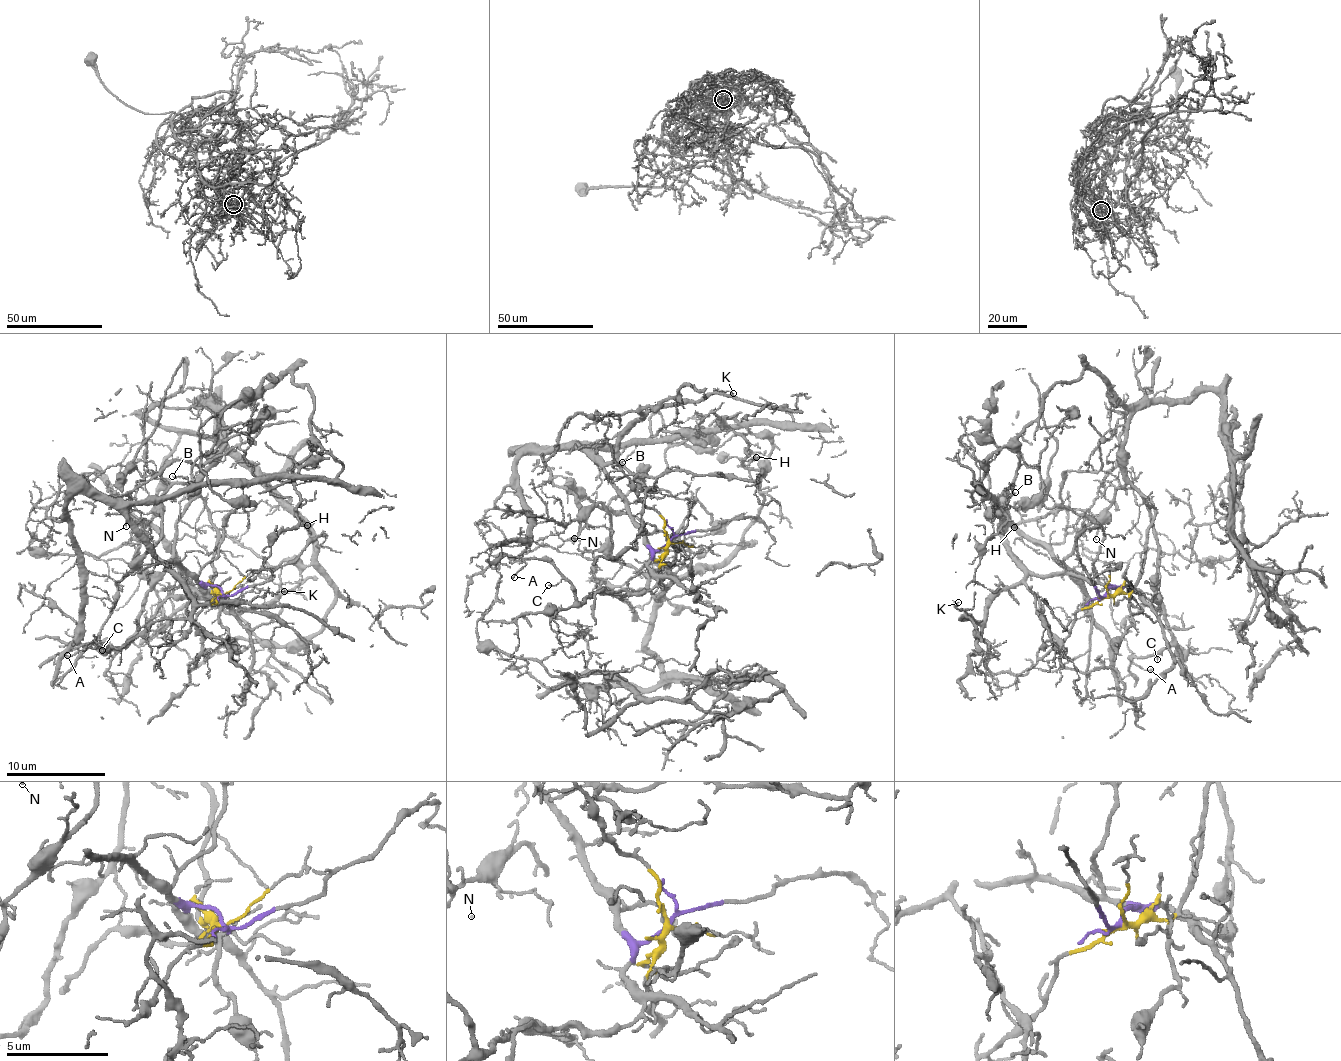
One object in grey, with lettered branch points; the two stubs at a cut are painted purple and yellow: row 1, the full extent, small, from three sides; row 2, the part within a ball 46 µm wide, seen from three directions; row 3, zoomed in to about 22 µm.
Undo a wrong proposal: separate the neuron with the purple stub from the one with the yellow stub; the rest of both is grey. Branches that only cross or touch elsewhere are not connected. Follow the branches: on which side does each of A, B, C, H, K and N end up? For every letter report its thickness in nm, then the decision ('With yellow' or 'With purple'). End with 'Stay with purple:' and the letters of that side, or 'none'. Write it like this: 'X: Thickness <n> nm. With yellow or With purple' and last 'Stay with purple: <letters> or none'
A: Thickness 120 nm. With yellow
B: Thickness 90 nm. With purple
C: Thickness 120 nm. With yellow
H: Thickness 90 nm. With yellow
K: Thickness 80 nm. With purple
N: Thickness 110 nm. With purple
Stay with purple: B, K, N

